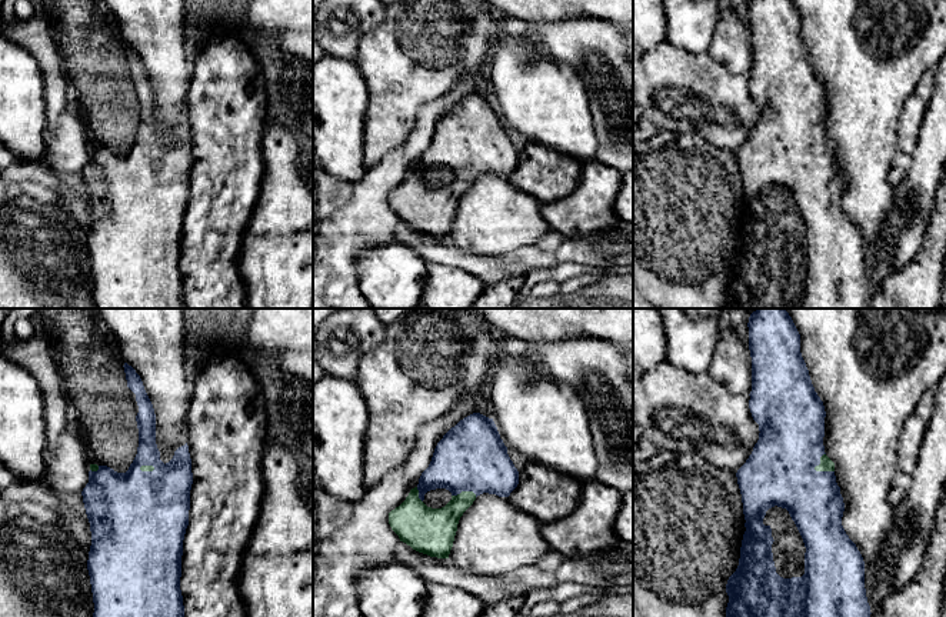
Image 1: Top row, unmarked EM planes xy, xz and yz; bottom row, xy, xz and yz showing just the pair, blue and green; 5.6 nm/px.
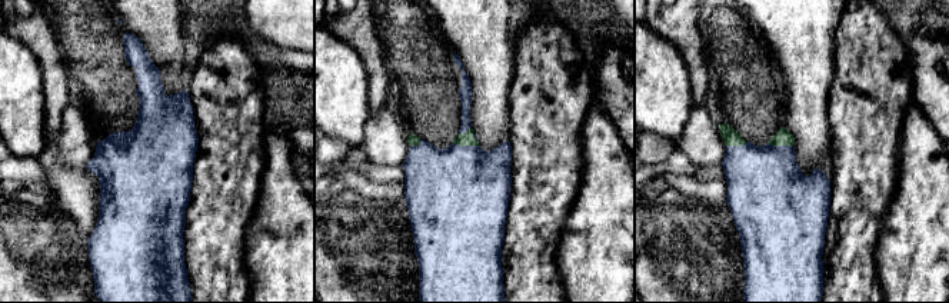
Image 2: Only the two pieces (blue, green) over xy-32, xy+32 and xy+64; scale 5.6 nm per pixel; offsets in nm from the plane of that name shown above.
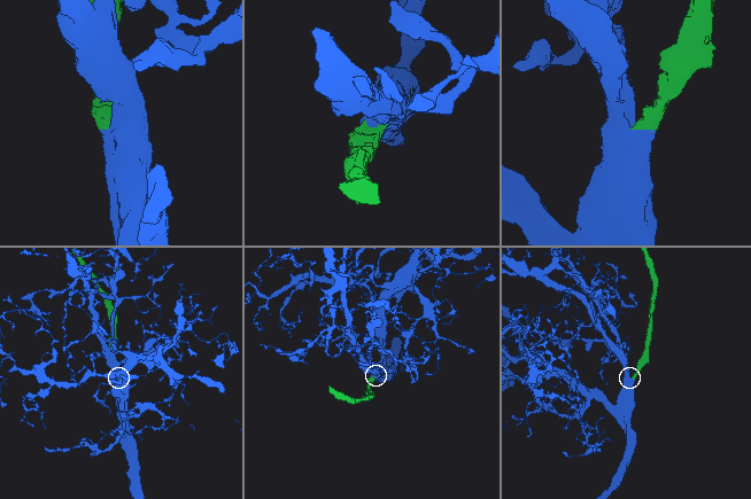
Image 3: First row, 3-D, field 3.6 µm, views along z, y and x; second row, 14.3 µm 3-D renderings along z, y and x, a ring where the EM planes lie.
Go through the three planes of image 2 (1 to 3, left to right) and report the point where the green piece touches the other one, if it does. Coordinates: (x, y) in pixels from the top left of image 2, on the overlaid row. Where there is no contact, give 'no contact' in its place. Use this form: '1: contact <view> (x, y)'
1: no contact
2: contact xy+32 (466, 146)
3: contact xy+64 (781, 146)

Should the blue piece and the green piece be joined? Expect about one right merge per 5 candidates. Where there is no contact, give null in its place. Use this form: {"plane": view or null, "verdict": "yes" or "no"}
{"plane": "yz", "verdict": "yes"}

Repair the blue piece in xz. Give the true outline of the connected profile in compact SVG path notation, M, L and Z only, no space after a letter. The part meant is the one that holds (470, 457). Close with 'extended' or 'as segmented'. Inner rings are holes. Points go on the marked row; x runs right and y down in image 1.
M473 413L452 427L437 443L429 467L406 500L389 513L389 524L400 541L413 550L437 558L449 558L457 524L463 513L483 493L509 497L519 484L519 471L507 454L493 418ZM446 488L452 500L442 508L427 507L423 500L430 490Z | extended

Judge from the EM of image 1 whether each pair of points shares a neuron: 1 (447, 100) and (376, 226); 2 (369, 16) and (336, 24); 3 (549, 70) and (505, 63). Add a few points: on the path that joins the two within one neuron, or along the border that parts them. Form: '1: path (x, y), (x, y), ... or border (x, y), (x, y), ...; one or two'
1: path (423, 132), (409, 153), (376, 186), (376, 194); one
2: path (360, 16), (345, 17); one
3: path (538, 72), (523, 72), (516, 64); one

